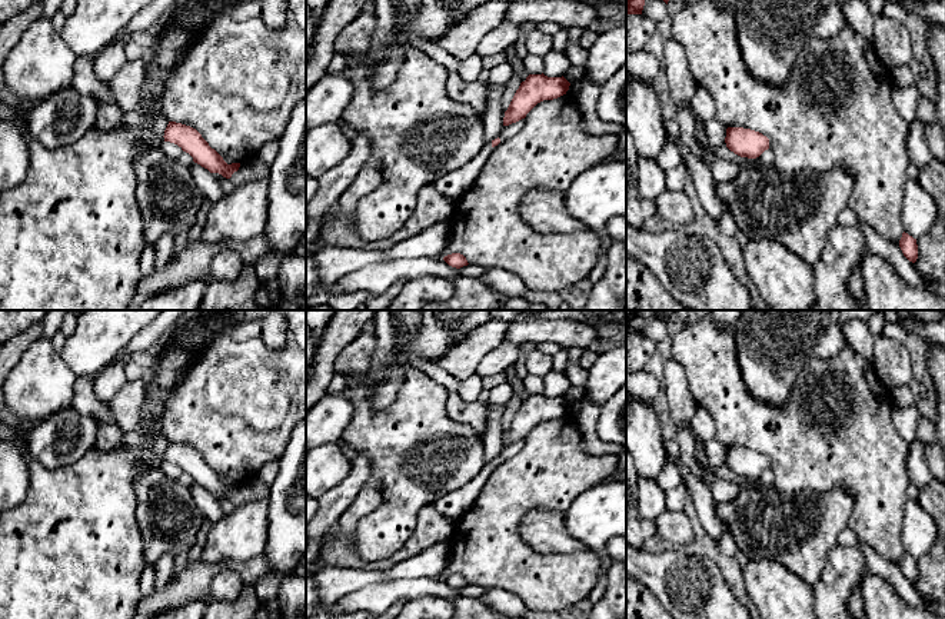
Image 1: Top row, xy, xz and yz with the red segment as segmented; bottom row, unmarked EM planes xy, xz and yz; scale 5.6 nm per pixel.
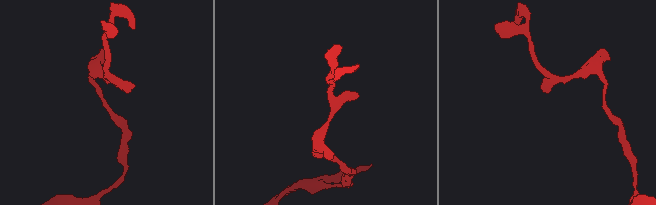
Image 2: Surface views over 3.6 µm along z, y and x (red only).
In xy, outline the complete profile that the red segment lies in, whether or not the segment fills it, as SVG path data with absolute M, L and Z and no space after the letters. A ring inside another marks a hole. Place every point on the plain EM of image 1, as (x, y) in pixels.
M169 442L163 457L164 462L174 463L183 472L189 473L194 483L207 489L210 493L219 493L230 499L240 487L240 483L227 485L223 477L209 466L202 455L190 446Z

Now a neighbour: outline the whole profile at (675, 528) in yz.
M665 510L655 520L656 535L676 548L685 548L695 540L692 522L683 510Z

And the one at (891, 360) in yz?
M882 335L876 336L872 365L879 380L889 390L899 386L914 386L911 355L906 345Z

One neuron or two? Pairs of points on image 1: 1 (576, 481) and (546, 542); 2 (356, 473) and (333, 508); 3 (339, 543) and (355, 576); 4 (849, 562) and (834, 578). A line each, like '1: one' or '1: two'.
1: two
2: one
3: two
4: one

